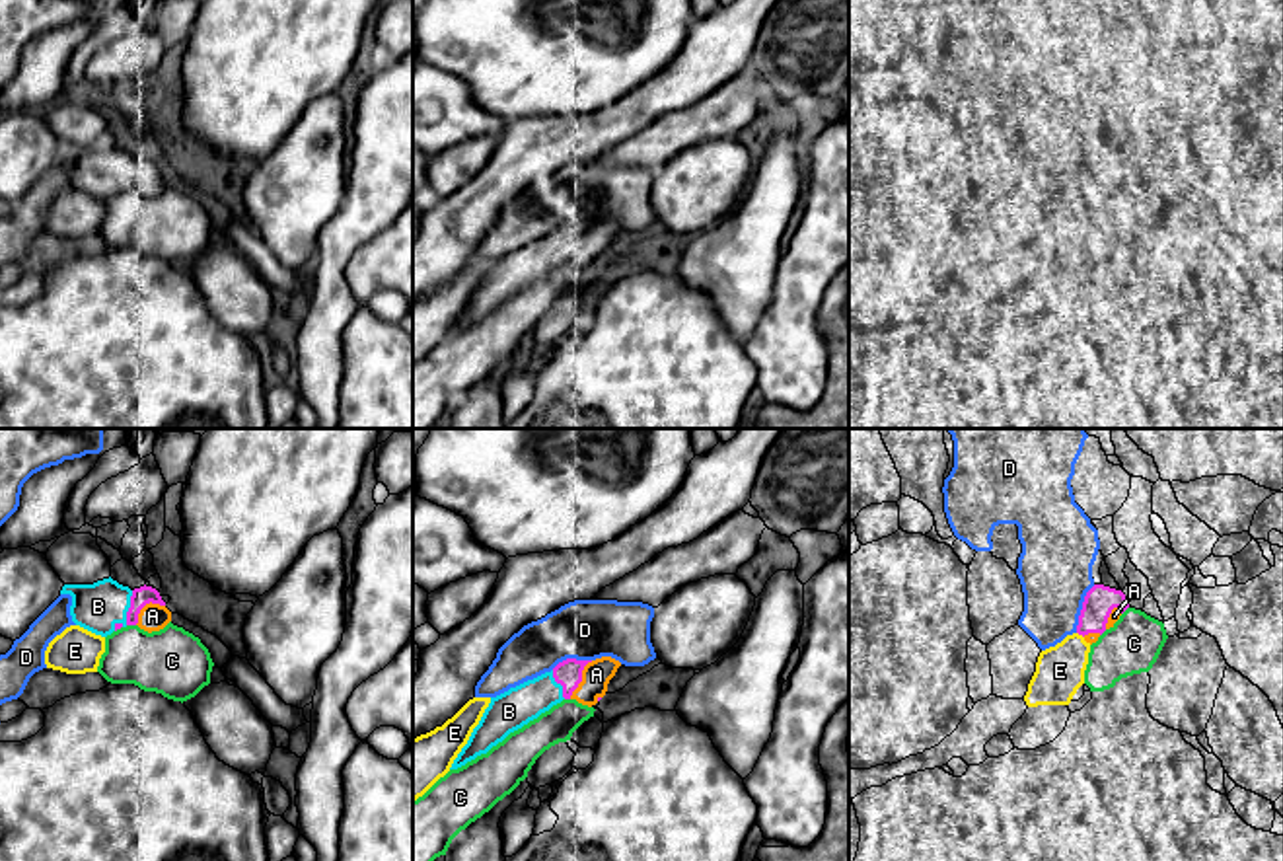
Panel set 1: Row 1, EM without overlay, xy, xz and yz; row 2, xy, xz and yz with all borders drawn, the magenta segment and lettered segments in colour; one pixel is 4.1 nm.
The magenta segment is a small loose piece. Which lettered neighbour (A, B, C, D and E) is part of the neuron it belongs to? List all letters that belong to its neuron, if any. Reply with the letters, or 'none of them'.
A, B

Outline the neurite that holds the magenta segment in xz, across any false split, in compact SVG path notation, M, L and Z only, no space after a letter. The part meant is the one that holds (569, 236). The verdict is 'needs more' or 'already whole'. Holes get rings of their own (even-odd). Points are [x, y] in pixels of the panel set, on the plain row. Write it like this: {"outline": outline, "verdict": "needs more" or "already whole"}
{"outline": "M611 220L596 224L567 222L551 236L491 261L479 288L450 333L458 333L477 319L487 318L510 296L537 282L563 263L576 263L588 271L596 269L605 259L607 247L619 230L621 226Z", "verdict": "needs more"}

